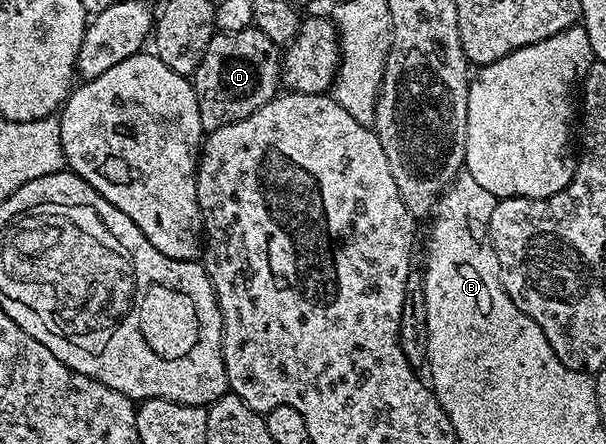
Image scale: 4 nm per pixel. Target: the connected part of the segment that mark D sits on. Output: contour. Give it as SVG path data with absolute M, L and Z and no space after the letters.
M256 27L235 31L234 33L214 32L211 43L207 43L207 51L203 51L203 63L192 75L193 90L199 103L199 119L202 130L206 134L211 134L219 127L235 123L239 119L247 119L259 107L266 105L268 101L278 96L281 84L281 59L282 54L279 47L263 31Z

